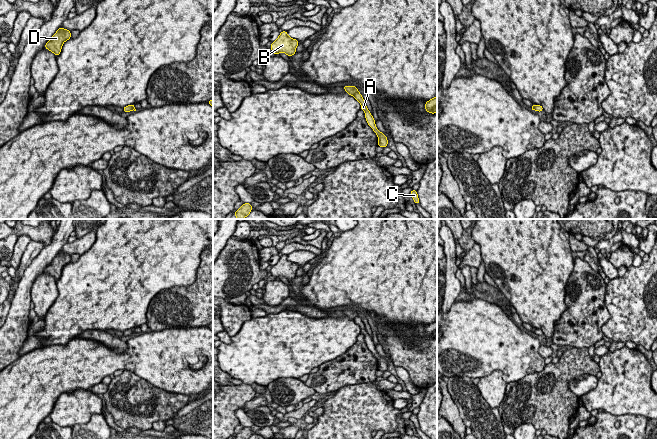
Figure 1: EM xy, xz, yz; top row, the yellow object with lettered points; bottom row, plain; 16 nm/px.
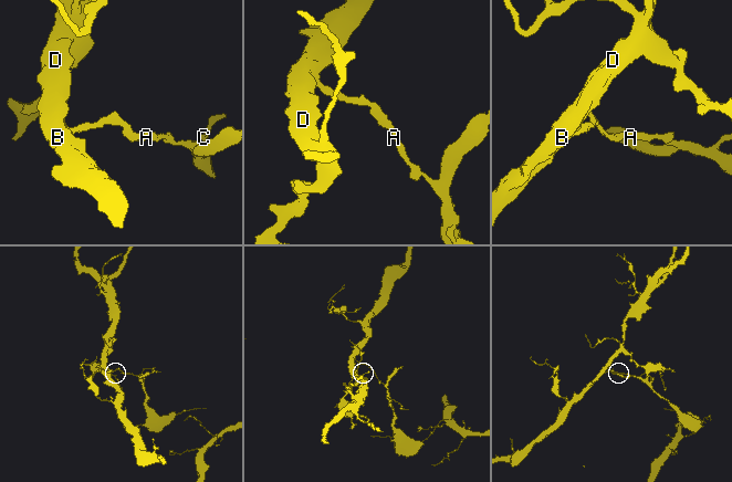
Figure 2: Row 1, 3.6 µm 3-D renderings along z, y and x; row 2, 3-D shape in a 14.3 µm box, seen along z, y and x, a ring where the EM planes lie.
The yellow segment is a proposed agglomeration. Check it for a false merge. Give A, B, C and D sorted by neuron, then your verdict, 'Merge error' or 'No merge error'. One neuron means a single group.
Groups: A C / B D. Merge error

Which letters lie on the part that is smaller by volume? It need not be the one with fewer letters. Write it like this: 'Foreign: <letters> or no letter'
Foreign: A, C

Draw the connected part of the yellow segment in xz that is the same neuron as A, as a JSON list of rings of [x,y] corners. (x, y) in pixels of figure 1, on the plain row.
[[[359,316],[355,317],[354,321],[357,325],[360,326],[361,334],[363,334],[365,336],[365,342],[366,342],[368,349],[373,353],[373,355],[378,360],[378,370],[380,370],[382,372],[387,371],[387,368],[388,368],[387,361],[385,360],[385,358],[383,358],[382,356],[380,356],[377,353],[377,351],[375,349],[375,344],[374,344],[373,340],[371,339],[370,335],[368,334],[368,332],[366,331],[365,325],[364,325],[361,317],[359,317]]]

